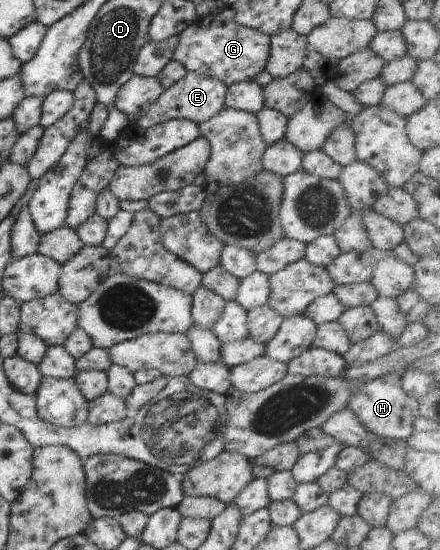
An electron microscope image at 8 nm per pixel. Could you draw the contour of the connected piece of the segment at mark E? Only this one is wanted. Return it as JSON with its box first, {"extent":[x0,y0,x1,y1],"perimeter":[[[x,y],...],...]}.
{"extent":[137,72,227,127],"perimeter":[[[187,72],[174,86],[169,86],[160,94],[160,98],[150,106],[146,116],[137,120],[142,127],[157,125],[172,119],[186,119],[196,124],[206,122],[209,118],[216,116],[224,107],[226,100],[227,84],[220,82],[217,78],[208,78],[201,72]]]}

